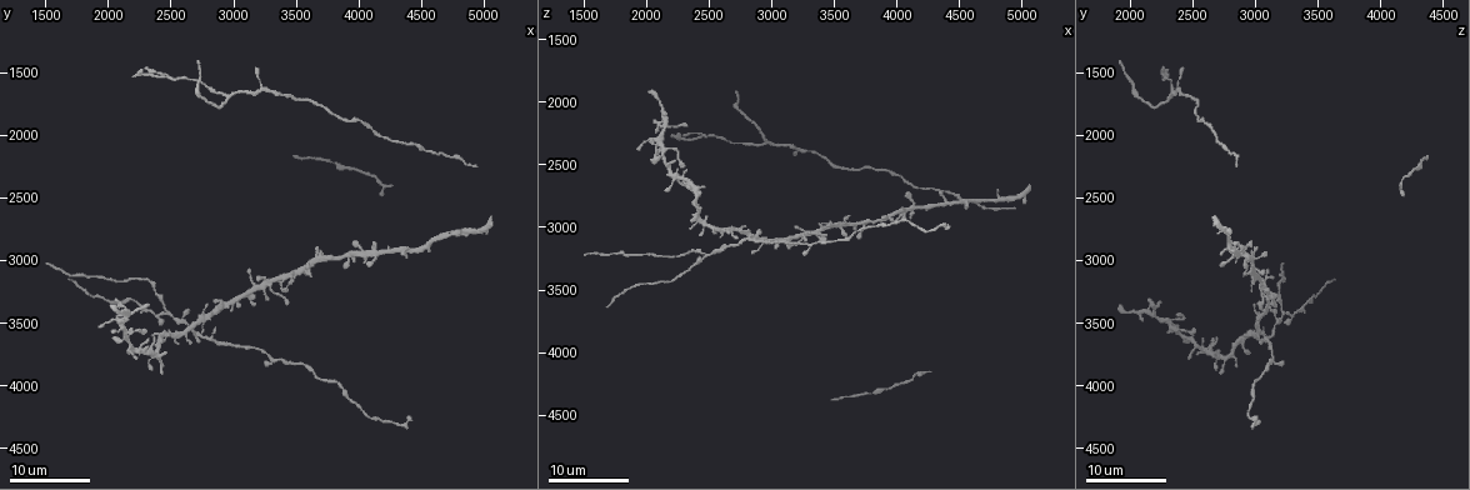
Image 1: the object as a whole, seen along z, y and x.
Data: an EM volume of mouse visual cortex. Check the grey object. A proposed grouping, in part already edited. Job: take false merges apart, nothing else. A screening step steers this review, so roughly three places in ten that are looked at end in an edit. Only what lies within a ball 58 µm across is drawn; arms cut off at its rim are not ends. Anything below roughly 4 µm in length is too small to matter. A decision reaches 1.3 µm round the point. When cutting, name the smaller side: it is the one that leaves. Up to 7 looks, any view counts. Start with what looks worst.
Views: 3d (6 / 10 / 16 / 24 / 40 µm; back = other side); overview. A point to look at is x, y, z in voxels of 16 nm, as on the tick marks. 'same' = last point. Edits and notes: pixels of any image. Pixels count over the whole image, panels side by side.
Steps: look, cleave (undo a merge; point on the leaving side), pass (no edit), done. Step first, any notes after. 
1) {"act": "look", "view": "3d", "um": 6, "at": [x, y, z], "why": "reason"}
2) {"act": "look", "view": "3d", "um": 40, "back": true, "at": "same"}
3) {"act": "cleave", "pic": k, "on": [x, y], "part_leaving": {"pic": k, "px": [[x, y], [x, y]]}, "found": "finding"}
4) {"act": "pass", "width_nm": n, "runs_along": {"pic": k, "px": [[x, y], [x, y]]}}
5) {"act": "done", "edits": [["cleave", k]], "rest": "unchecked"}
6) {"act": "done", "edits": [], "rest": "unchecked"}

{"act": "look", "view": "3d", "um": 16, "at": [2760, 3600, 3100], "why": "arms part here"}

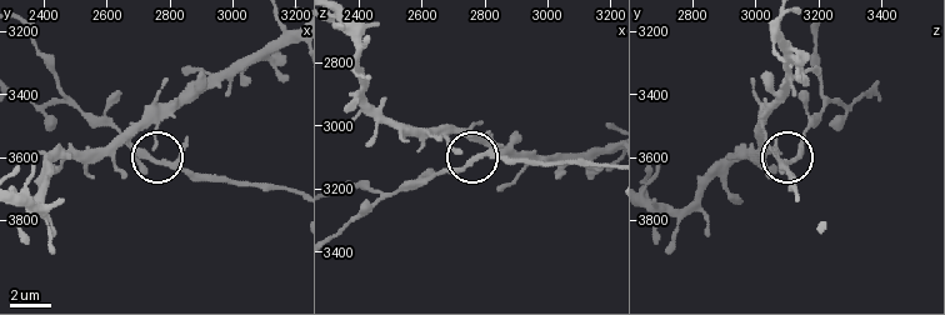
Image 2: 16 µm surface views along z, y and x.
{"act": "look", "view": "3d", "um": 6, "at": [2770, 3620, 3100]}

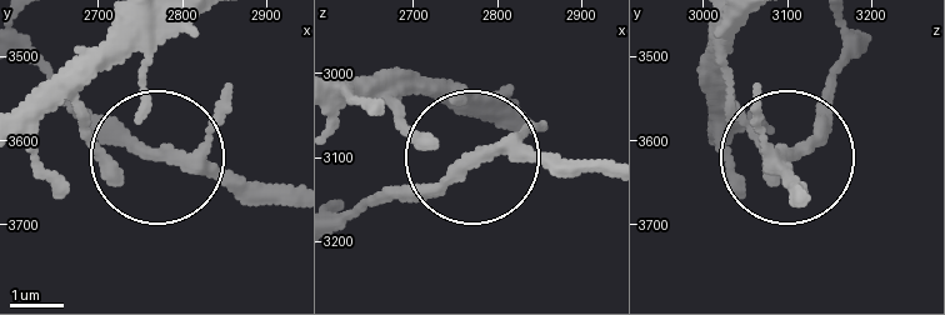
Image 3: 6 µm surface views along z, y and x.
{"act": "look", "view": "3d", "um": 6, "back": true, "at": [2770, 3615, 3110]}

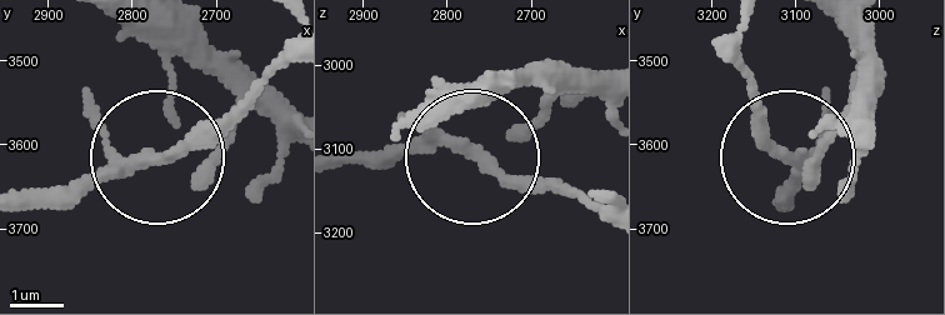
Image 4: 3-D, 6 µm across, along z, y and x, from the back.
{"act": "pass", "width_nm": 220, "found": "continuous, no second cell"}

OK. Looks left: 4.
{"act": "look", "view": "3d", "um": 16, "at": [2480, 3400, 3240], "why": "three arms meet"}

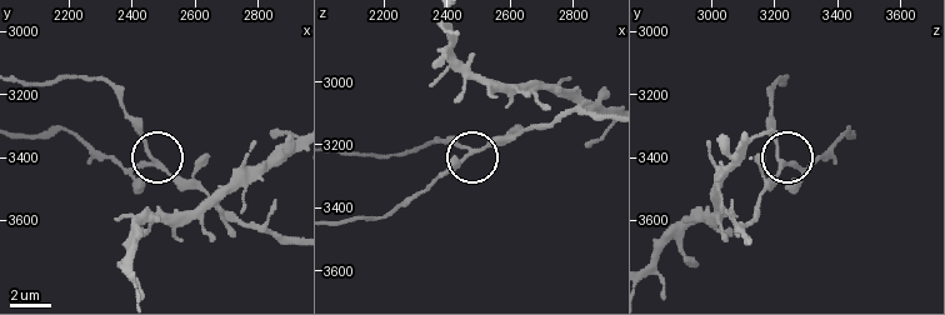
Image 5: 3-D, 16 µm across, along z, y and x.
{"act": "look", "view": "3d", "um": 10, "at": [2470, 3420, 3240]}

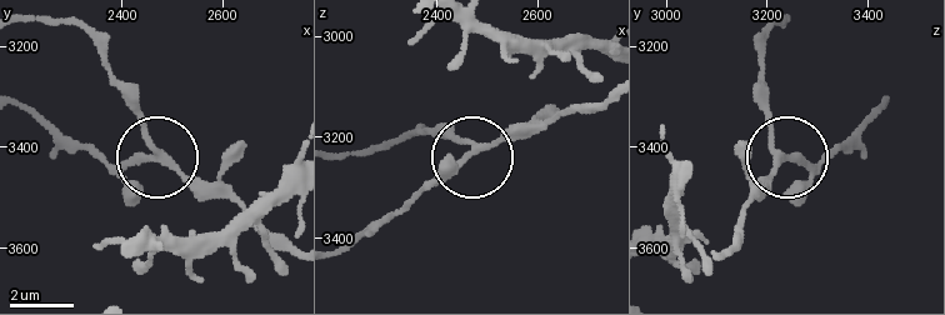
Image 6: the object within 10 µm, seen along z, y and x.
{"act": "pass", "arms": 3, "found": "one cell here"}

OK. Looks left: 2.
{"act": "look", "view": "3d", "um": 24, "at": [2960, 1700, 2300], "why": "three arms meet"}

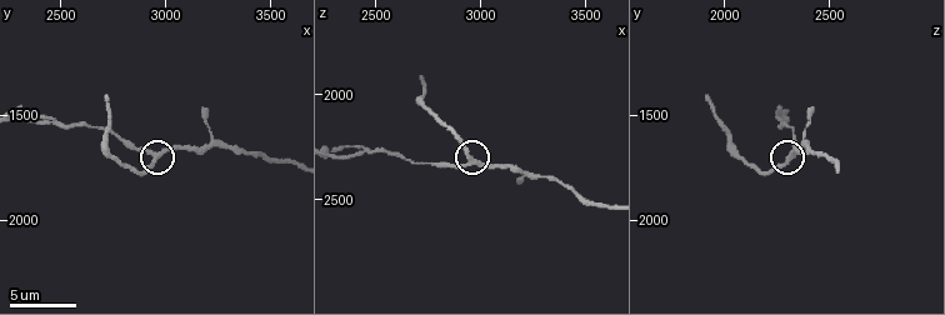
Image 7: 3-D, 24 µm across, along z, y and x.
{"act": "look", "view": "3d", "um": 10, "at": [2960, 1710, 2310]}

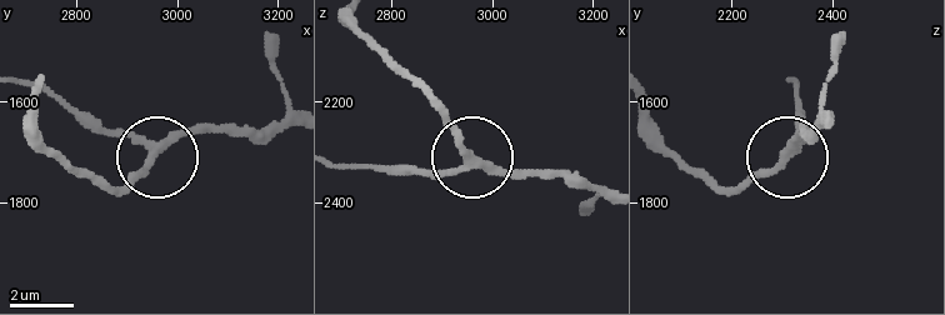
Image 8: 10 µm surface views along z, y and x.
{"act": "pass", "side_arm_um": 11, "runs_along": {"pic": 8, "px": [[288, 126], [183, 136], [121, 195]]}, "found": "all the same cell"}

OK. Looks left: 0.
{"act": "done", "edits": [], "rest": "unchecked"}

